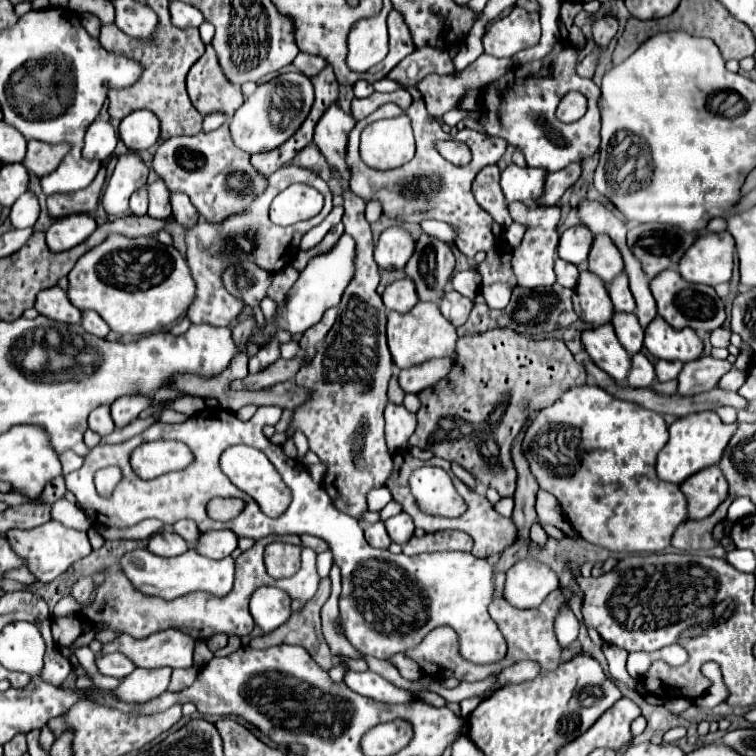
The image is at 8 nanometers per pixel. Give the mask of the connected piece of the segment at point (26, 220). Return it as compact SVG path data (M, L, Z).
M25 191L25 195L21 195L21 199L17 199L17 203L13 203L9 219L11 219L13 227L25 229L25 227L33 227L37 217L39 217L39 201L37 201L35 193Z

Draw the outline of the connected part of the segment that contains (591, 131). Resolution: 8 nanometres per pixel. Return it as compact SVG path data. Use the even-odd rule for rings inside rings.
M559 43L559 63L549 55L543 61L533 61L521 67L513 67L511 73L519 77L513 85L505 87L499 97L493 93L485 93L483 111L487 119L483 121L483 129L487 135L503 137L511 145L523 151L529 167L543 167L547 171L559 171L567 167L571 161L583 161L591 157L599 149L599 87L591 79L583 79L575 73L577 53L567 45ZM567 91L579 91L587 97L587 113L575 123L561 123L555 117L555 109Z

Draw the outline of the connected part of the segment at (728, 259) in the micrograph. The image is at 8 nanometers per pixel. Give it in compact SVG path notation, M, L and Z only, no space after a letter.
M729 231L723 233L703 233L689 251L681 257L679 273L689 283L705 283L719 285L731 279L733 271L733 255L735 241Z

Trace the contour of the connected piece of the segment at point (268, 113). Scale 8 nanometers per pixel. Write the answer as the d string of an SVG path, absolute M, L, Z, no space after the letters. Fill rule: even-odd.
M283 73L269 83L257 87L257 91L245 99L231 119L231 137L237 147L249 153L271 151L283 145L305 121L313 105L313 83L303 73Z

